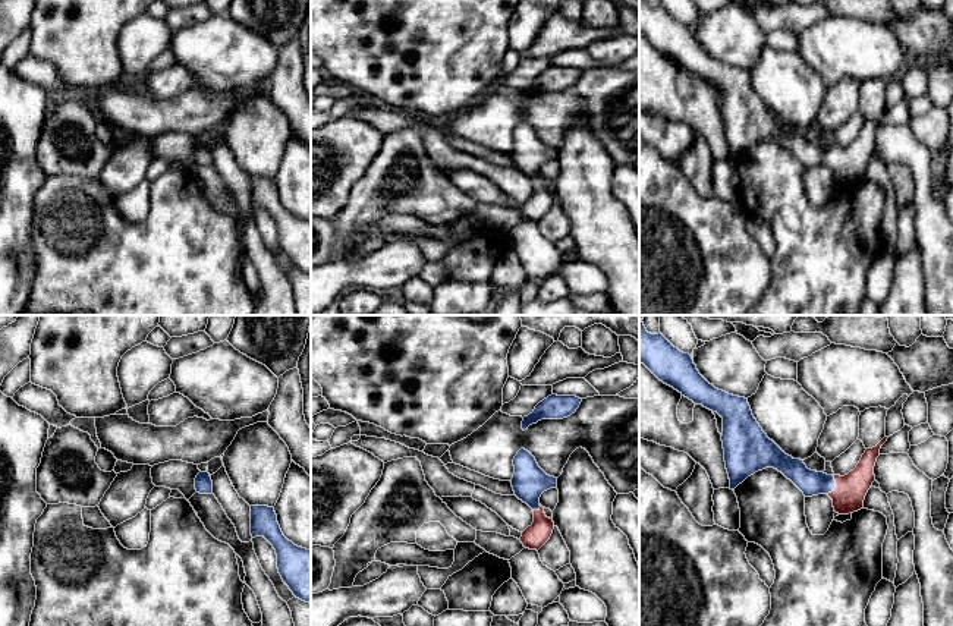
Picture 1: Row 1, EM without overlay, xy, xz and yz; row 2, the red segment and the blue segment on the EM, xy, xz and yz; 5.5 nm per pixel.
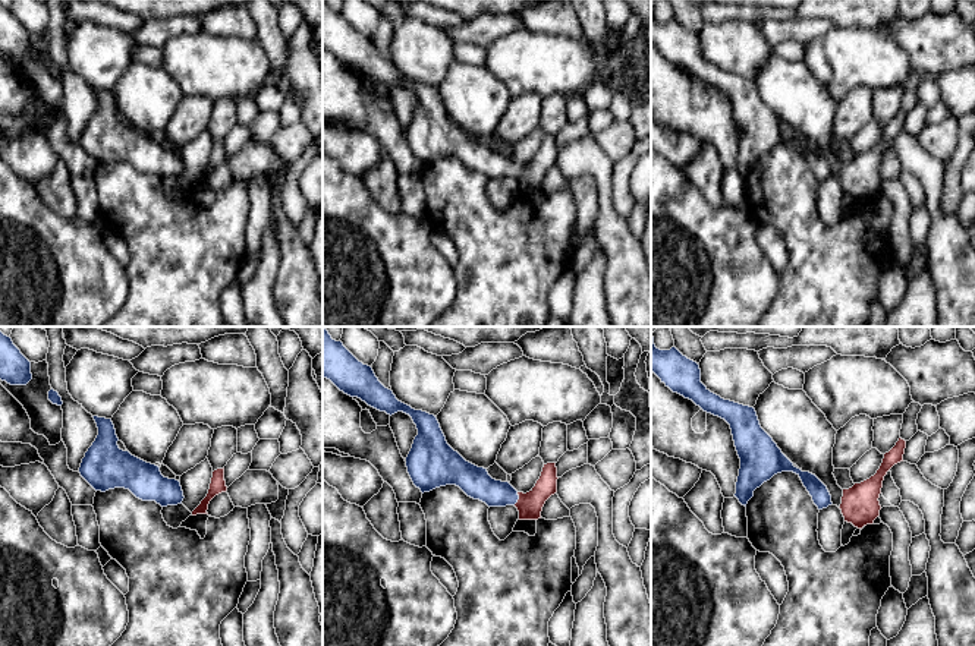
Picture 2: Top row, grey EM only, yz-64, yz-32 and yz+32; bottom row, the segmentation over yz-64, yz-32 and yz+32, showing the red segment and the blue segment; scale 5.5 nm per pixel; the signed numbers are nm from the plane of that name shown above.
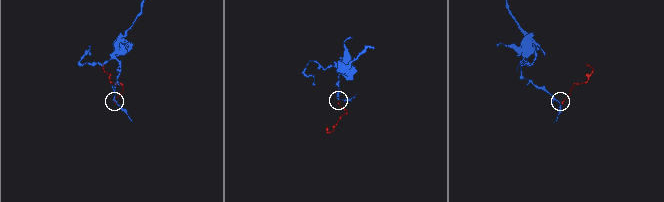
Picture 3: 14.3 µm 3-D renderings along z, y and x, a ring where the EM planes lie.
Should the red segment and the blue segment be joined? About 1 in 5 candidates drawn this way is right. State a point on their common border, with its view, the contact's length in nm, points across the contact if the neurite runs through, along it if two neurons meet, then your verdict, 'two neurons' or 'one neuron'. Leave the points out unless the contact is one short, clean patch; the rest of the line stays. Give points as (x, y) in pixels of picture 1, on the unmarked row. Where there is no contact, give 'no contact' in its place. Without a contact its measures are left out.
yz (836, 157) | 120 nm | across yz (848, 167), (836, 157), (811, 154) | one neuron

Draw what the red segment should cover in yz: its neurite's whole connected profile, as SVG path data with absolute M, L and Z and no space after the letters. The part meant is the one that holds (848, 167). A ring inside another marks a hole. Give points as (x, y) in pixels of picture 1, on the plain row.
M639 0L639 34L660 53L723 89L721 113L730 161L735 163L755 144L774 139L805 169L827 166L839 186L864 180L865 167L875 152L874 138L880 120L888 108L866 120L856 139L845 148L811 142L803 132L786 126L767 108L754 89L748 70L710 56L696 41L692 28L674 19L661 4L651 6L647 0Z

